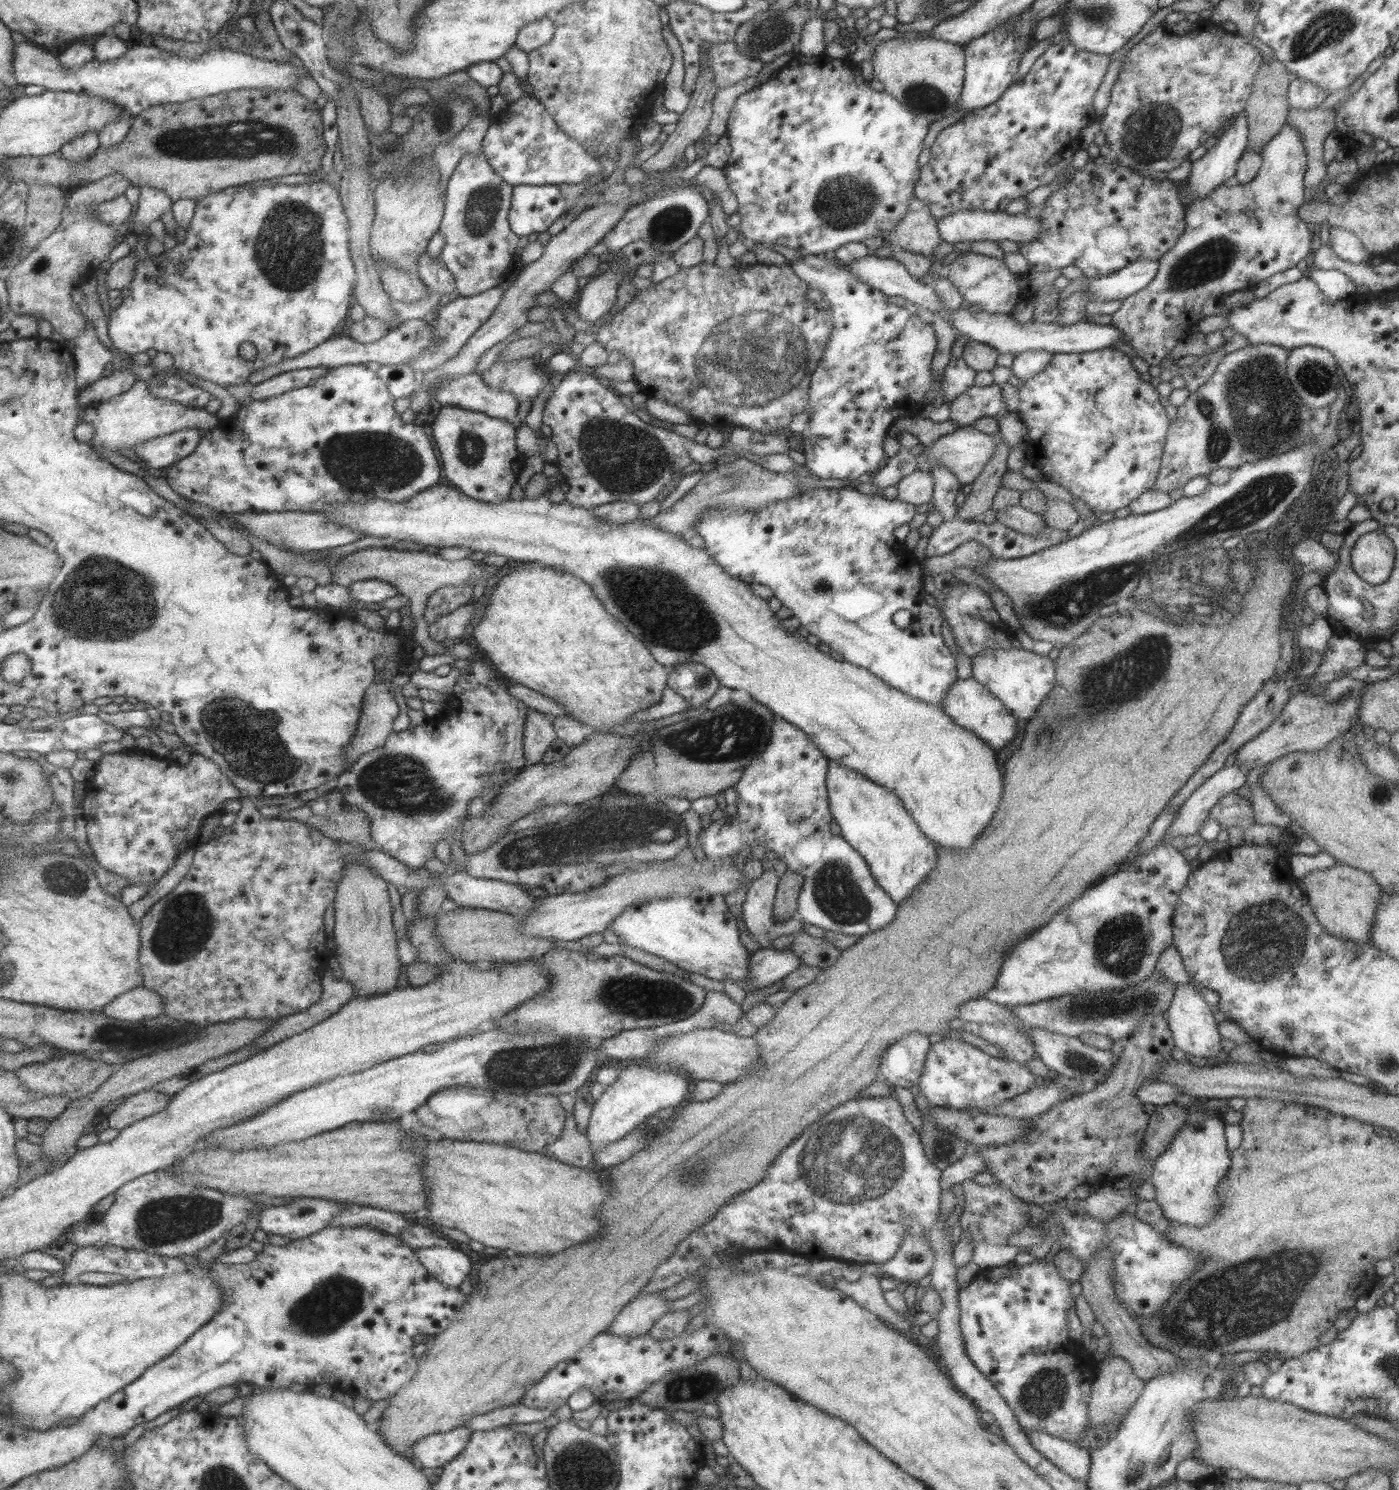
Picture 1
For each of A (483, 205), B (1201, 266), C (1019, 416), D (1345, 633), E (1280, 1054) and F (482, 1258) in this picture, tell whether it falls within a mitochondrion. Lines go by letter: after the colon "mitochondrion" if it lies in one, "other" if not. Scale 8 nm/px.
A: mitochondrion
B: mitochondrion
C: other
D: other
E: other
F: other

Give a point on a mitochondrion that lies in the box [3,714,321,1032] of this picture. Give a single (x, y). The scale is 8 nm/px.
(185, 924)

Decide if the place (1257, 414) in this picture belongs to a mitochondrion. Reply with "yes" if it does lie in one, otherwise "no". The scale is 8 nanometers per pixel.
yes

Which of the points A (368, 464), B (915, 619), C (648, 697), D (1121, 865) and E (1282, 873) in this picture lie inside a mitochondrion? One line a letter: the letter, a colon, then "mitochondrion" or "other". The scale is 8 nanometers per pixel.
A: mitochondrion
B: other
C: other
D: other
E: other

